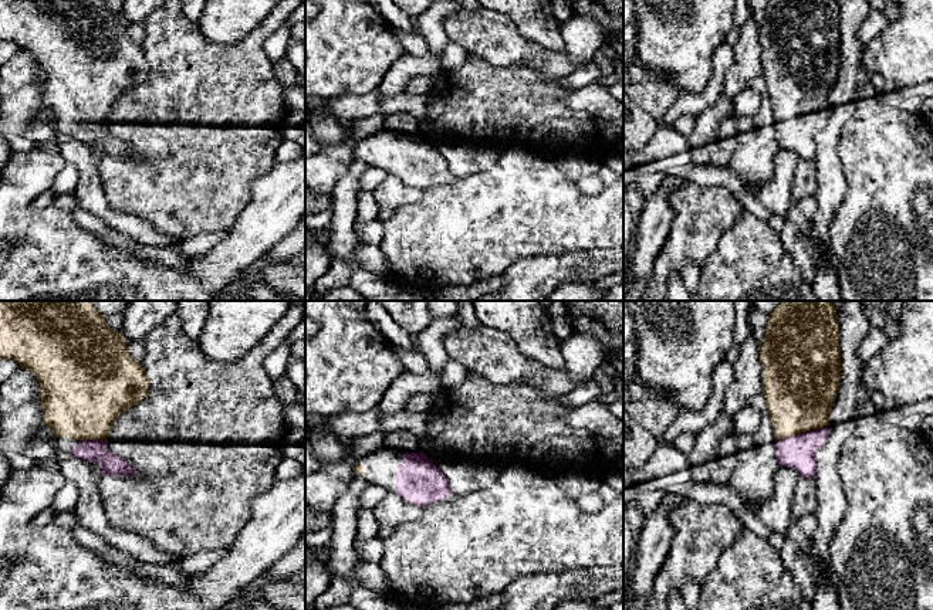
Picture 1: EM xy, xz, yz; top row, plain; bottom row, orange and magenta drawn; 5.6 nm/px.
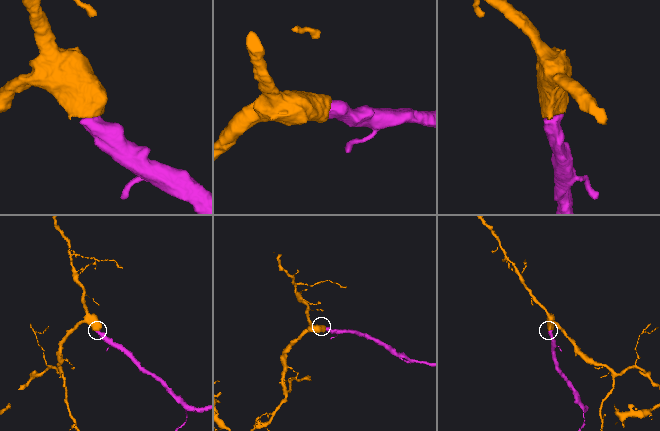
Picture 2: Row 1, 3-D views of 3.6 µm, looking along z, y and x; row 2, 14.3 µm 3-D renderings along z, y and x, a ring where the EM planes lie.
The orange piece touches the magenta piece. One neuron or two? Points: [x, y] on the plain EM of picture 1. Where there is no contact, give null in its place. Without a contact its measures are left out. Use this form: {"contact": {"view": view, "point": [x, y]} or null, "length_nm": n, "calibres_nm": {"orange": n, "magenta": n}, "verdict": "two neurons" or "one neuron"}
{"contact": {"view": "yz", "point": [787, 119]}, "length_nm": 150, "calibres_nm": {"orange": 380, "magenta": 190}, "verdict": "one neuron"}

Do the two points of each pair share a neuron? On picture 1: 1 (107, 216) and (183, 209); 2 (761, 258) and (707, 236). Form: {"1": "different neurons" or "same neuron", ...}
{"1": "different neurons", "2": "different neurons"}

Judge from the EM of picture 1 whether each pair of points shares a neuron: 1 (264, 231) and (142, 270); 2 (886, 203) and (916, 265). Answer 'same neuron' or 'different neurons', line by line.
1: same neuron
2: same neuron

